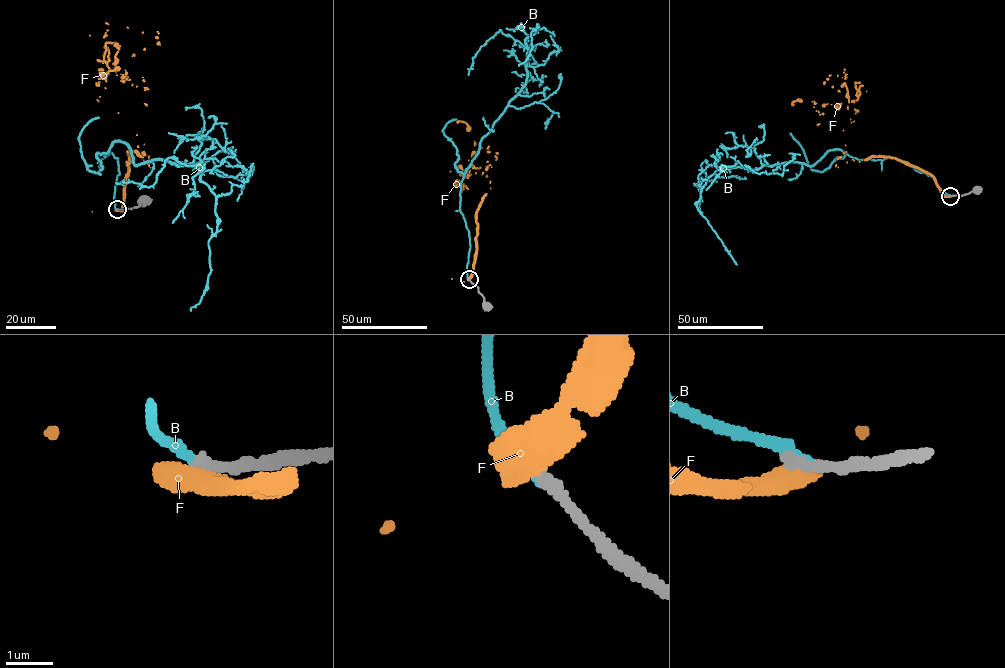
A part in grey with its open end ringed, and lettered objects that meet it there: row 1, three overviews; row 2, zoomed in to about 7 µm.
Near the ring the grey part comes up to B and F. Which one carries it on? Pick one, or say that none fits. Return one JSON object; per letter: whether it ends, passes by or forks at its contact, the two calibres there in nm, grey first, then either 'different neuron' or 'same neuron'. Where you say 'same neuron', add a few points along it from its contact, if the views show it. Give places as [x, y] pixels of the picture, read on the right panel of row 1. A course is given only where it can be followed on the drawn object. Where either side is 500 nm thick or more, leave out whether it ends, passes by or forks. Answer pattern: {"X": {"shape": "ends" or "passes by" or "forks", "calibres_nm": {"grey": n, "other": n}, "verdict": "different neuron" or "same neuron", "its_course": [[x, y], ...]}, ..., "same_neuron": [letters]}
{"B": {"shape": "ends", "calibres_nm": {"grey": 280, "other": 240}, "verdict": "same neuron", "its_course": [[950, 195], [904, 161], [857, 159], [837, 149], [810, 165], [718, 169], [697, 207], [736, 264]]}, "F": {"calibres_nm": {"grey": 280, "other": 550}, "verdict": "different neuron"}, "same_neuron": ["B"]}

